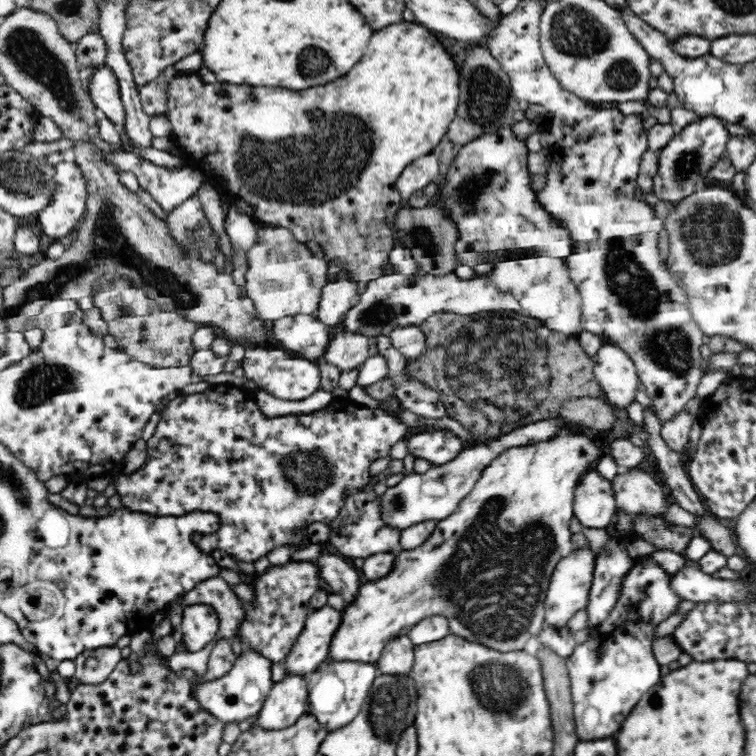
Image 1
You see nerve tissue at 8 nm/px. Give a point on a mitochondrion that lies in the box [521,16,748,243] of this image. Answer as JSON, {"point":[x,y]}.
{"point":[688,162]}

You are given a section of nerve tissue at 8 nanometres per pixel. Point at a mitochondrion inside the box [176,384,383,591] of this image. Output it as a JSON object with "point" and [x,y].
{"point":[310,469]}

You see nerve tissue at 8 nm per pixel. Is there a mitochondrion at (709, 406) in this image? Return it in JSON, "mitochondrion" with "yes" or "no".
{"mitochondrion":"no"}

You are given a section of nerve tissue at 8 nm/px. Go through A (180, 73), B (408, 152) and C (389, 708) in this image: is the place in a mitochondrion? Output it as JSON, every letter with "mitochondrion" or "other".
{"A":"other","B":"other","C":"mitochondrion"}

